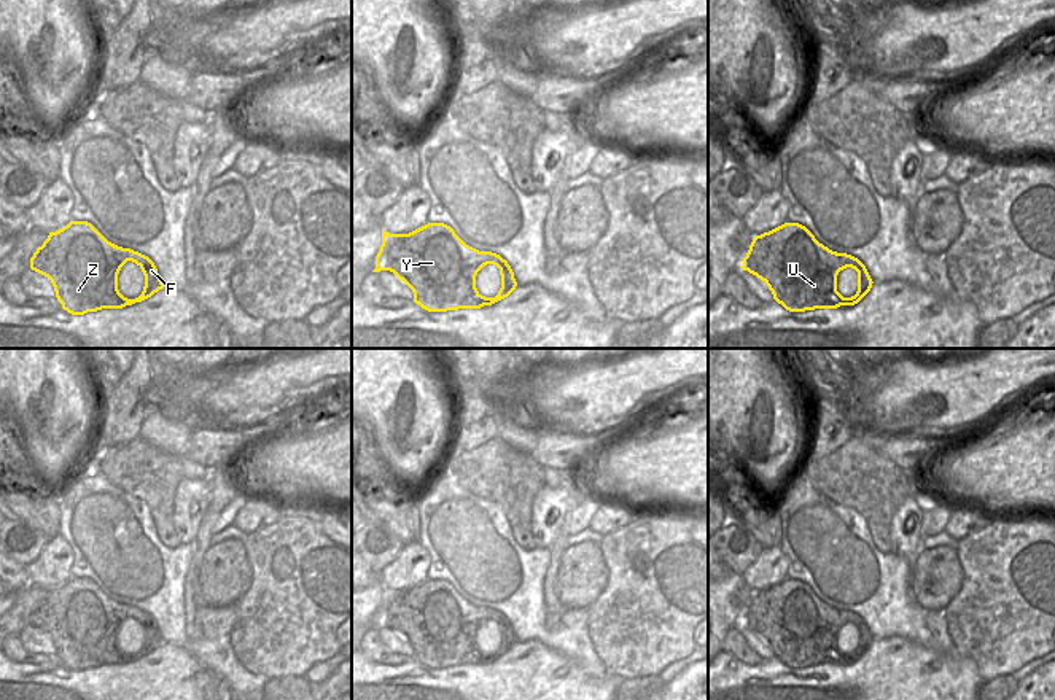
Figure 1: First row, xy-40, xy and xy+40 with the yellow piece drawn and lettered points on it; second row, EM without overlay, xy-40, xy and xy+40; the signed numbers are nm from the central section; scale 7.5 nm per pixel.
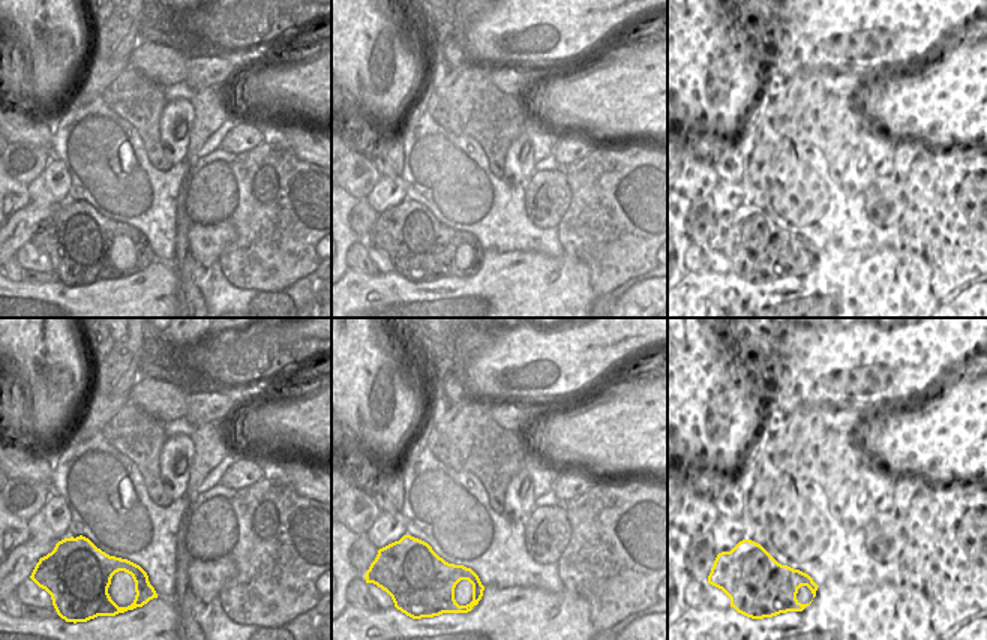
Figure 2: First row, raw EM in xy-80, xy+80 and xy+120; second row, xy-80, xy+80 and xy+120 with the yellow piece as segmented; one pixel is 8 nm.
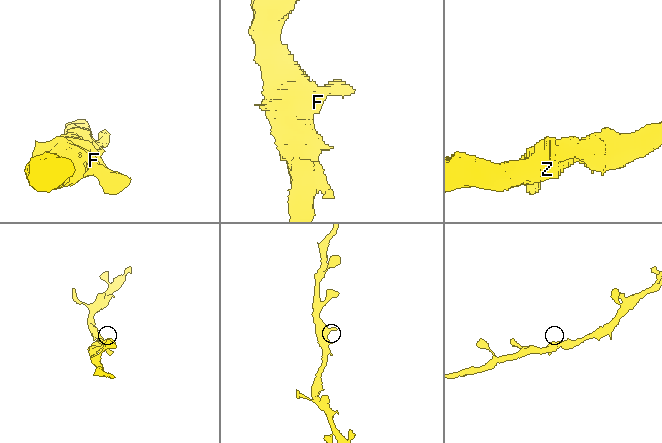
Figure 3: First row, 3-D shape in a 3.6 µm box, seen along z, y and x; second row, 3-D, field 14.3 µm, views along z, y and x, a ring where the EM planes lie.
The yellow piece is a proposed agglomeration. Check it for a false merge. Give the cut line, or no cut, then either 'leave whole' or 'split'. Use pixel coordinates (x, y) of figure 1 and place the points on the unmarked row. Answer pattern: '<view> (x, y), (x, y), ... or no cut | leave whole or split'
no cut | leave whole

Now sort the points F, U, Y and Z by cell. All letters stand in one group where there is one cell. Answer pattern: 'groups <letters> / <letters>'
groups F U Y Z

